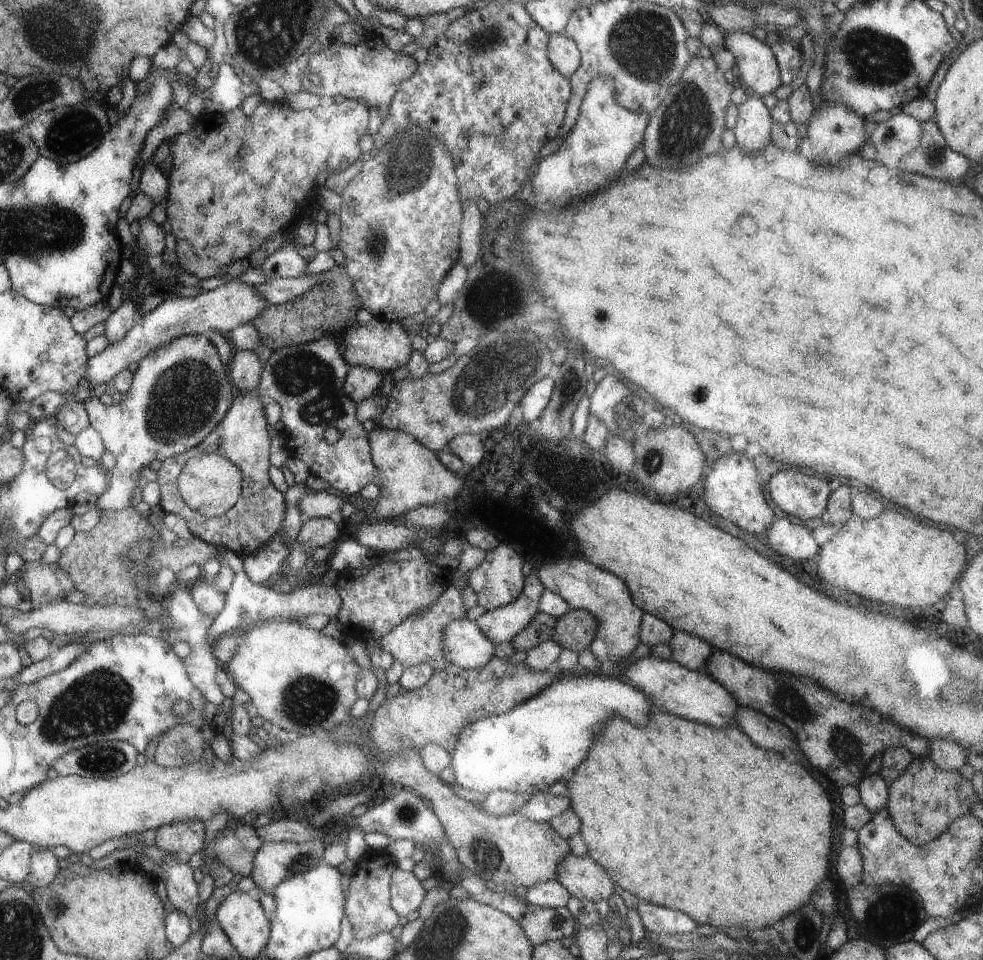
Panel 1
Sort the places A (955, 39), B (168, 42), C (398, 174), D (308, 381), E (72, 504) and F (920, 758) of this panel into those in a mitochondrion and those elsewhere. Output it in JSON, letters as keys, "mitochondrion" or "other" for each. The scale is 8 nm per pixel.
{"A":"other","B":"other","C":"mitochondrion","D":"mitochondrion","E":"other","F":"other"}

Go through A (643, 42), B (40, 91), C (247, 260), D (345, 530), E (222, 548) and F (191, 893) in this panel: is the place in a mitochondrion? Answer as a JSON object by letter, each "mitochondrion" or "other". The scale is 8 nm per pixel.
{"A":"mitochondrion","B":"mitochondrion","C":"other","D":"other","E":"other","F":"other"}

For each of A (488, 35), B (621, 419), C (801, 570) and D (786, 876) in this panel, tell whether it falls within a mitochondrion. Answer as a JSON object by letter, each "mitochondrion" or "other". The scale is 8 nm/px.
{"A":"mitochondrion","B":"mitochondrion","C":"other","D":"other"}

